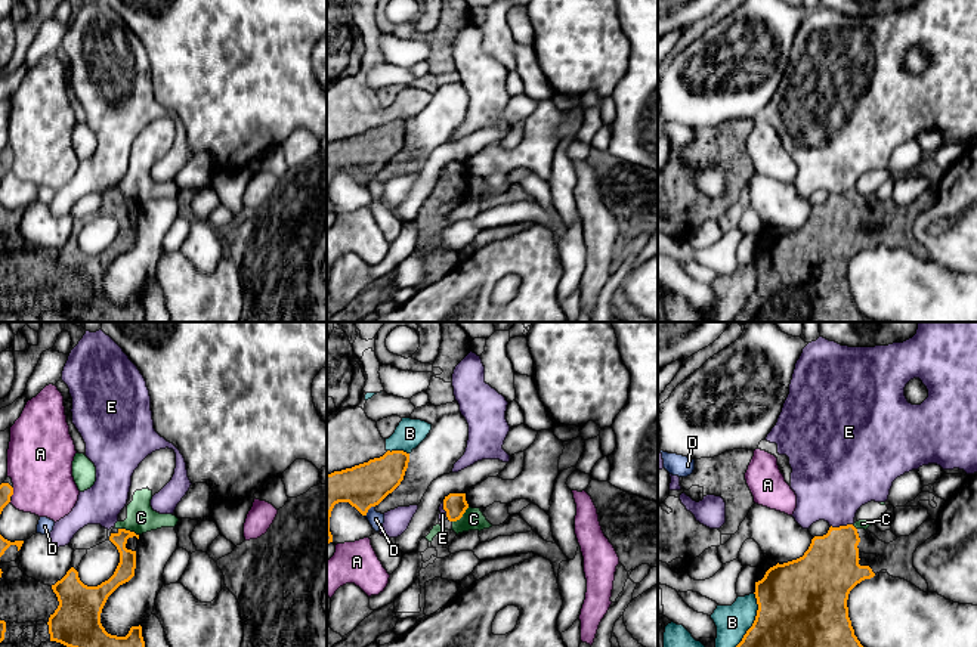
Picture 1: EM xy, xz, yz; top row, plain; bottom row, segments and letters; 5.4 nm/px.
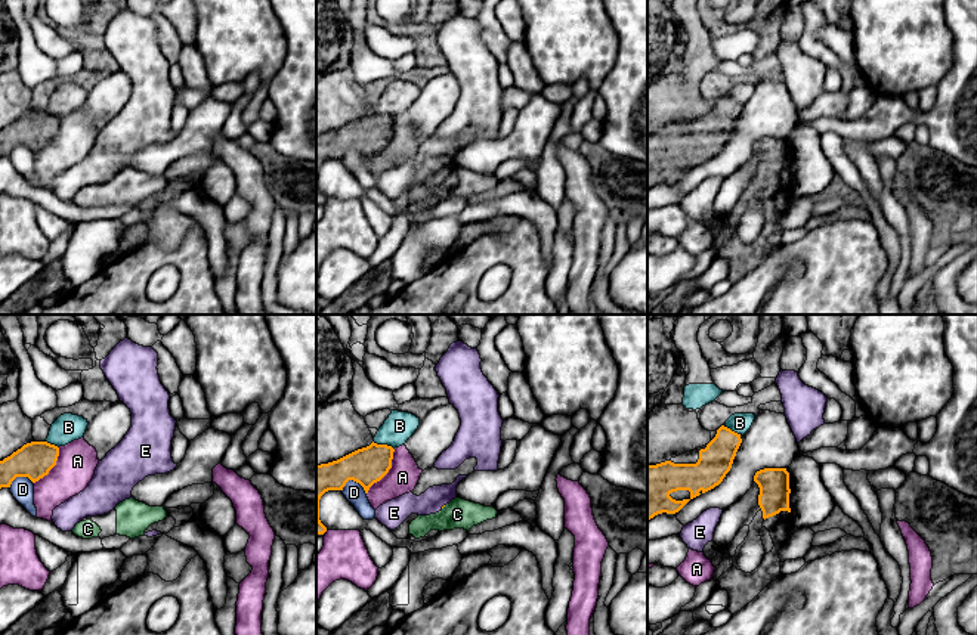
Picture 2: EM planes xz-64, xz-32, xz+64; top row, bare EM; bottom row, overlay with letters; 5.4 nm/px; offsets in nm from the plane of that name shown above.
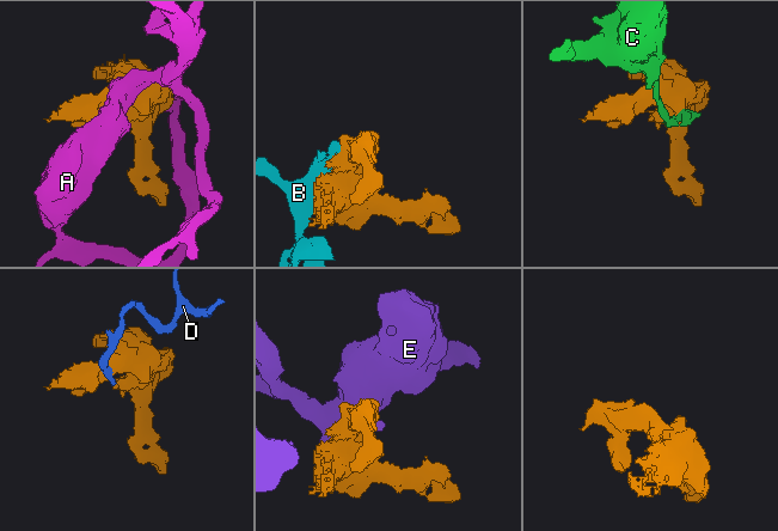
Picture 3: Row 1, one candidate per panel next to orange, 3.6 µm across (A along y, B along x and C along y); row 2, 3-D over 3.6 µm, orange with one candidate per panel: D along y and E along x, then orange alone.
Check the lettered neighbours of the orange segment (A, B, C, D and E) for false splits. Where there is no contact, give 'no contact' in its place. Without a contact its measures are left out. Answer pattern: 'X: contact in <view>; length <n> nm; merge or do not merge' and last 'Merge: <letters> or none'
A: contact in xy; length 50 nm; do not merge
B: contact in yz; length 360 nm; do not merge
C: contact in xy; length 120 nm; do not merge
D: contact in xz; length 80 nm; do not merge
E: contact in yz; length 120 nm; do not merge
Merge: none

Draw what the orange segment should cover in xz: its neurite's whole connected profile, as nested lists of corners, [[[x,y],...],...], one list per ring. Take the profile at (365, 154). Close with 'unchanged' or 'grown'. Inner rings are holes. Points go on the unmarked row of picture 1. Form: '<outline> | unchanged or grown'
[[[387,120],[368,131],[327,143],[327,211],[333,211],[330,186],[336,173],[349,171],[362,185],[378,174],[404,149],[409,123]]] | unchanged

